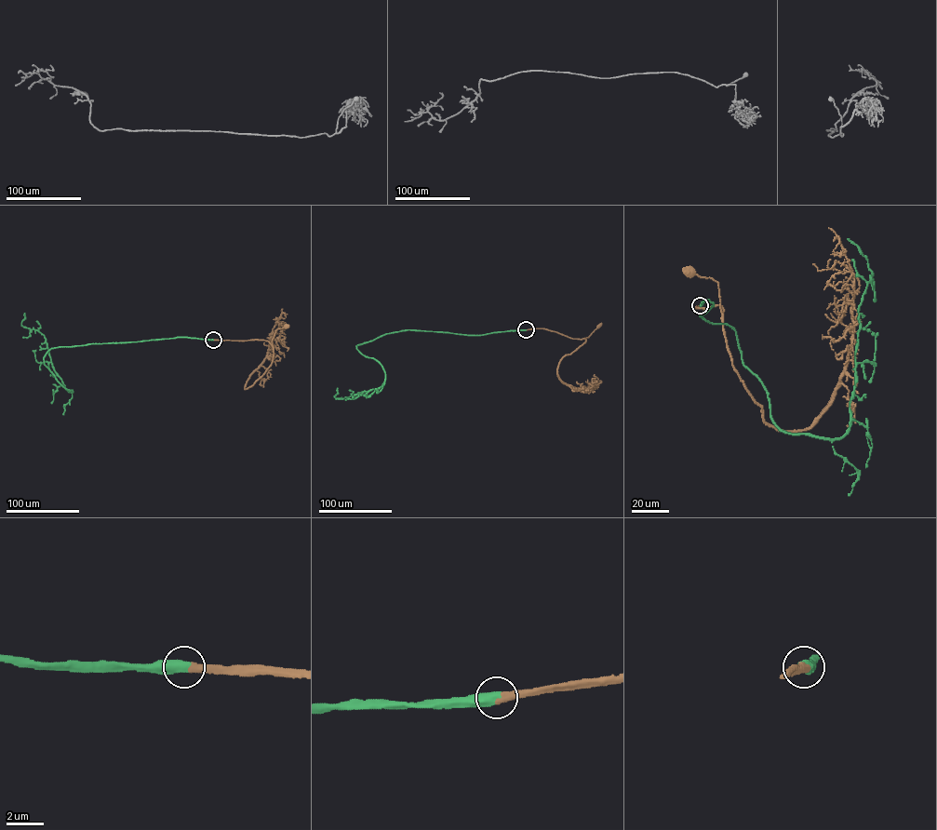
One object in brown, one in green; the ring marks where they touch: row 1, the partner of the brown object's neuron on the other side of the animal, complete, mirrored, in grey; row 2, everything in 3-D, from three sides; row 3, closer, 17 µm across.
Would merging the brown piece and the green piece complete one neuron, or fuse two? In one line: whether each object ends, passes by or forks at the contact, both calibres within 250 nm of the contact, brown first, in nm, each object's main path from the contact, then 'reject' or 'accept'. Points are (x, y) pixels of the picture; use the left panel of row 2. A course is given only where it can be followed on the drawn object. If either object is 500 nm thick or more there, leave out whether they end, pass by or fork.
460/600 nm | brown via (213, 340), (265, 340), (273, 347), (275, 331), (286, 327) | green via (213, 340), (176, 337), (51, 348), (44, 364), (69, 392), (54, 370), (45, 336), (21, 325), (25, 313) | accept

